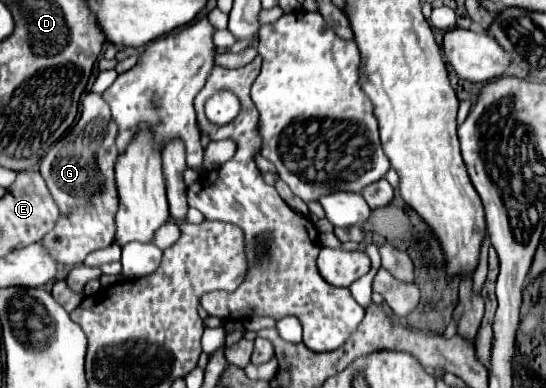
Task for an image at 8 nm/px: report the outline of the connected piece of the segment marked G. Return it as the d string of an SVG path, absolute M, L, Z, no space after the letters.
M87 94L81 104L79 122L47 150L39 164L39 172L59 208L59 222L41 242L51 250L51 256L59 264L79 266L87 254L115 242L117 196L113 166L119 156L115 150L115 138L117 126L107 102L103 102L101 94Z

